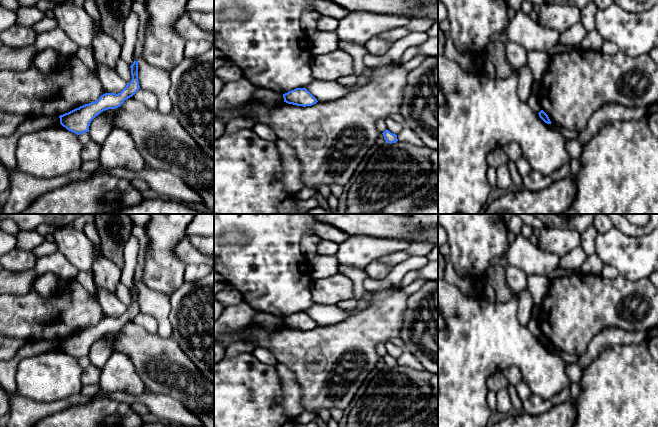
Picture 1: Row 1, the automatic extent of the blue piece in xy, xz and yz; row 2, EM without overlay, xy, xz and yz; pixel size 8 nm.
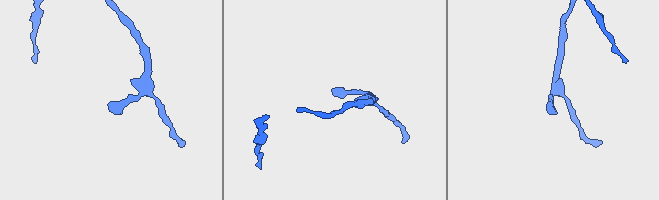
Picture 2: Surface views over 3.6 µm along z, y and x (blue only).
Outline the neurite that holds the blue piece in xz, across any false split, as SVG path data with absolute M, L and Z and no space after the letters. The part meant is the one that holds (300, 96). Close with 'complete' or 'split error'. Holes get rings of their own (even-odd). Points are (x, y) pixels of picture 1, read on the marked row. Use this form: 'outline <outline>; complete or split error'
outline M304 87L296 88L283 94L284 102L297 106L312 106L316 104L317 99Z; complete

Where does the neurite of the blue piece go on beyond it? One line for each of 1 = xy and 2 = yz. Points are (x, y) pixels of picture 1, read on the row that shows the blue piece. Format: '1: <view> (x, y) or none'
1: none
2: none

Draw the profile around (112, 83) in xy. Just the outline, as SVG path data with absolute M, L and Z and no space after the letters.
M97 62L97 68L97 76L106 93L118 94L126 87L126 81L116 73L115 69L111 69L99 62Z

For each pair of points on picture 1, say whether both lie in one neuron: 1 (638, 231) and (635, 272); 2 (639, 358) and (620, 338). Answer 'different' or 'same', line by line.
1: different
2: different

